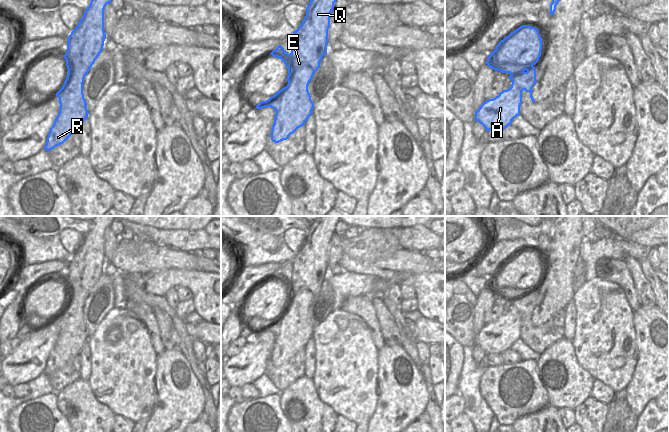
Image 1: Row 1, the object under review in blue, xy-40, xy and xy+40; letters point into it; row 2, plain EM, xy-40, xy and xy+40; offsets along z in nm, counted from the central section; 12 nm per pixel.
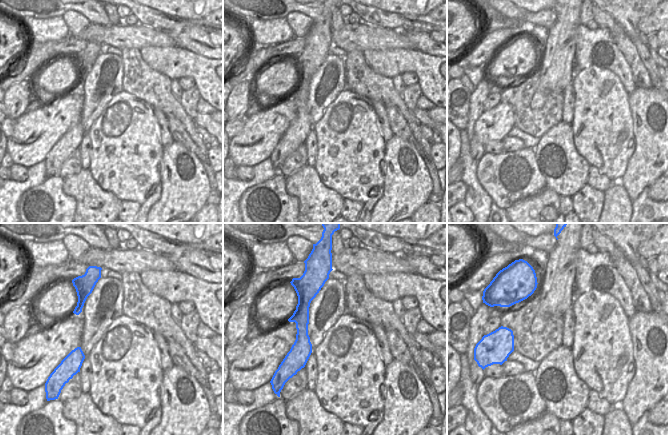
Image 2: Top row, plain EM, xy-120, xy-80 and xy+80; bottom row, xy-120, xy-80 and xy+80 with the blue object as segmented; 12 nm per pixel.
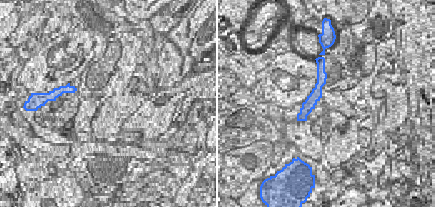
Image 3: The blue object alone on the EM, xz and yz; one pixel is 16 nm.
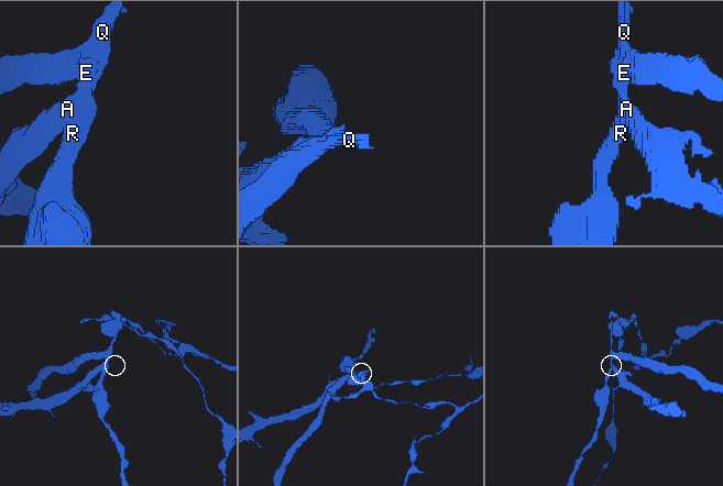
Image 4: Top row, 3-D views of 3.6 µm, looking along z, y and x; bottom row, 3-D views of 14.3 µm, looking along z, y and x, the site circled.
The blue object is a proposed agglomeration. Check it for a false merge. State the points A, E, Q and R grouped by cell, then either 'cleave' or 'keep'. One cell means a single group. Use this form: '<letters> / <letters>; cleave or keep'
A / E Q R; cleave

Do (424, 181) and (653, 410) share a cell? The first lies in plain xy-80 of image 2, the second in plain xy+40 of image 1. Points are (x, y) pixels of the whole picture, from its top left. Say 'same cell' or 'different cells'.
different cells

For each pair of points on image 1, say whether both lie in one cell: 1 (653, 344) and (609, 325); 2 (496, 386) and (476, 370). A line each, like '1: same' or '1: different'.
1: different
2: different

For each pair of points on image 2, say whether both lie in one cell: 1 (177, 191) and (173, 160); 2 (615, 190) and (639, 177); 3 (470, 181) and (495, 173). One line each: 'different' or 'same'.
1: different
2: different
3: different

